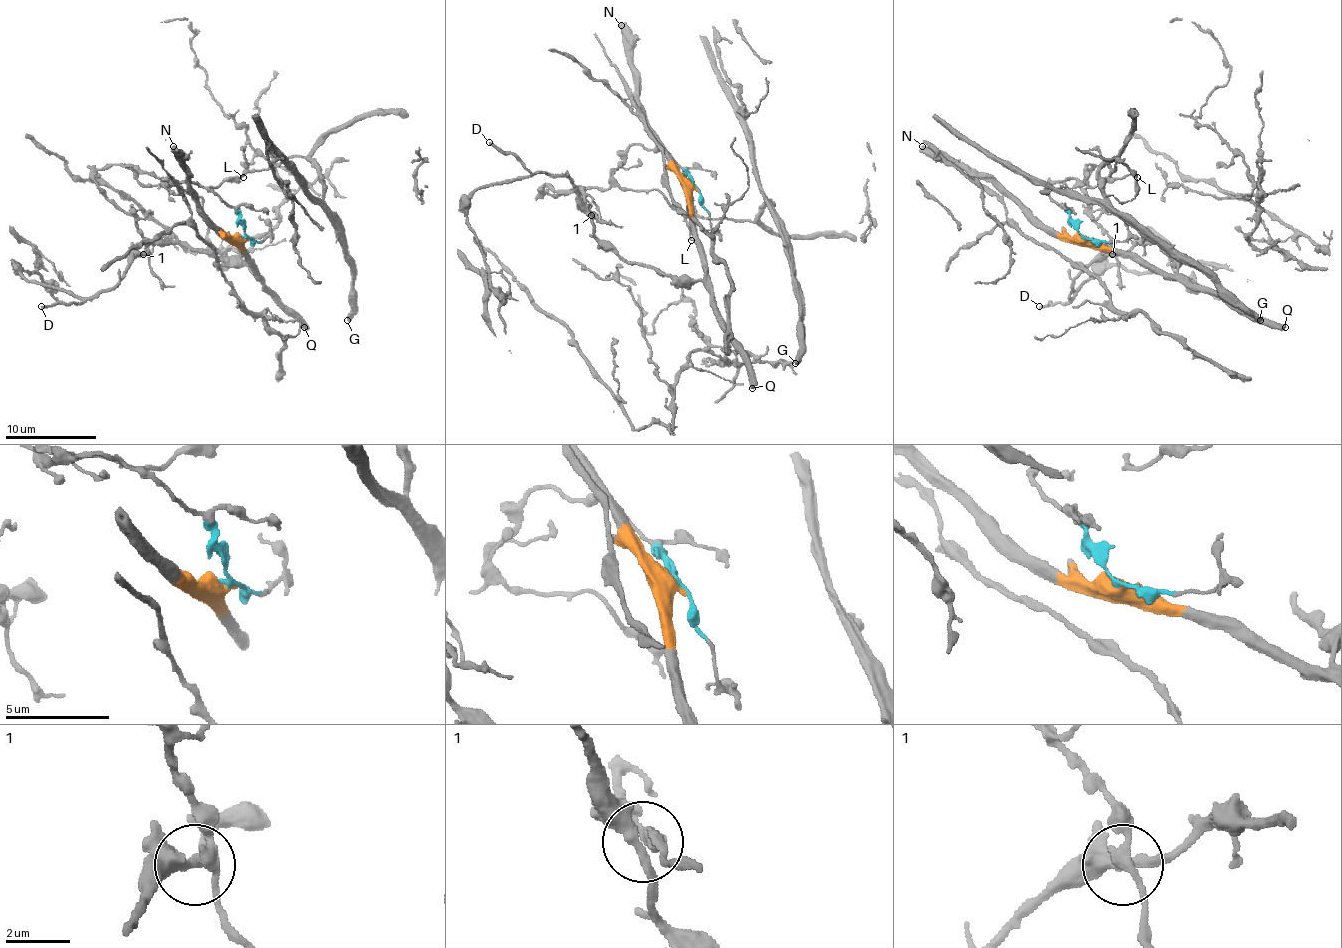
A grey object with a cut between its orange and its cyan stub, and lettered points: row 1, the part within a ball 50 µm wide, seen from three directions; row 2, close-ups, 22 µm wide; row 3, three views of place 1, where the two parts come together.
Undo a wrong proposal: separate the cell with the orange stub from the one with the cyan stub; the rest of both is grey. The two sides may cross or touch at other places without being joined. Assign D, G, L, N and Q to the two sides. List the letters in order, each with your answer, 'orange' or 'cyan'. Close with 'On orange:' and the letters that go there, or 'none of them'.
D: orange
G: cyan
L: cyan
N: orange
Q: orange
On orange: D, N, Q

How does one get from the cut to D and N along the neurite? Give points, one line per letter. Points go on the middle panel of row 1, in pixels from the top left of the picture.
D: (691, 186), (705, 265), (700, 279), (675, 279), (623, 261), (598, 238), (564, 174), (532, 172), (489, 143)
N: (691, 186), (650, 127), (639, 97), (639, 74), (632, 65), (632, 40), (621, 24)

